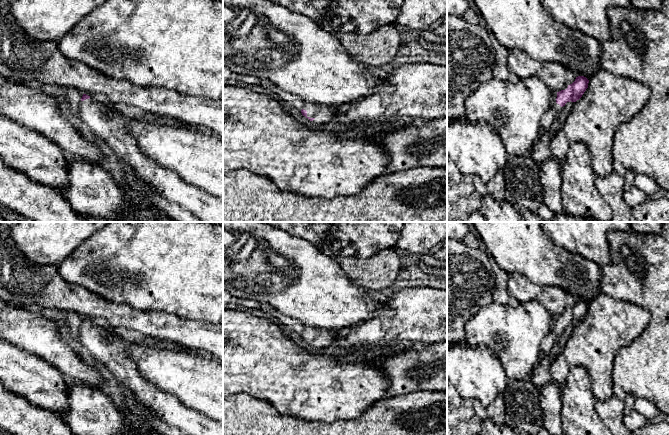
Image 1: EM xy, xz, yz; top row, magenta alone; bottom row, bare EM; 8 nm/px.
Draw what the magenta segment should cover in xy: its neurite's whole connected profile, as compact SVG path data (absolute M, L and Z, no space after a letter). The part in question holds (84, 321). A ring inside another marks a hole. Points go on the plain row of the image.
M83 318L80 327L80 342L91 356L112 372L137 400L154 410L162 422L174 426L188 435L223 435L223 424L187 408L175 396L162 391L146 380L138 371L136 364L127 357L123 343L117 337L114 337L111 342L108 341L109 332L110 328L101 322Z

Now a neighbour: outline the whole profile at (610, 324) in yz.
M600 292L589 303L582 321L574 326L563 351L552 361L552 381L562 386L570 369L582 366L590 376L595 400L611 398L614 359L621 348L641 335L648 322L649 313L644 308Z

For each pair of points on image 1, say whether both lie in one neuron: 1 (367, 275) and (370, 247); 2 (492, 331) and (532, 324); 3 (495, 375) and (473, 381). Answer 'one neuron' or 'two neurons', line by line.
1: two neurons
2: one neuron
3: one neuron

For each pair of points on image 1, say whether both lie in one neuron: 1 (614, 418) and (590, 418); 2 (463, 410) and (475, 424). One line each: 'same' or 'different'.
1: different
2: same

